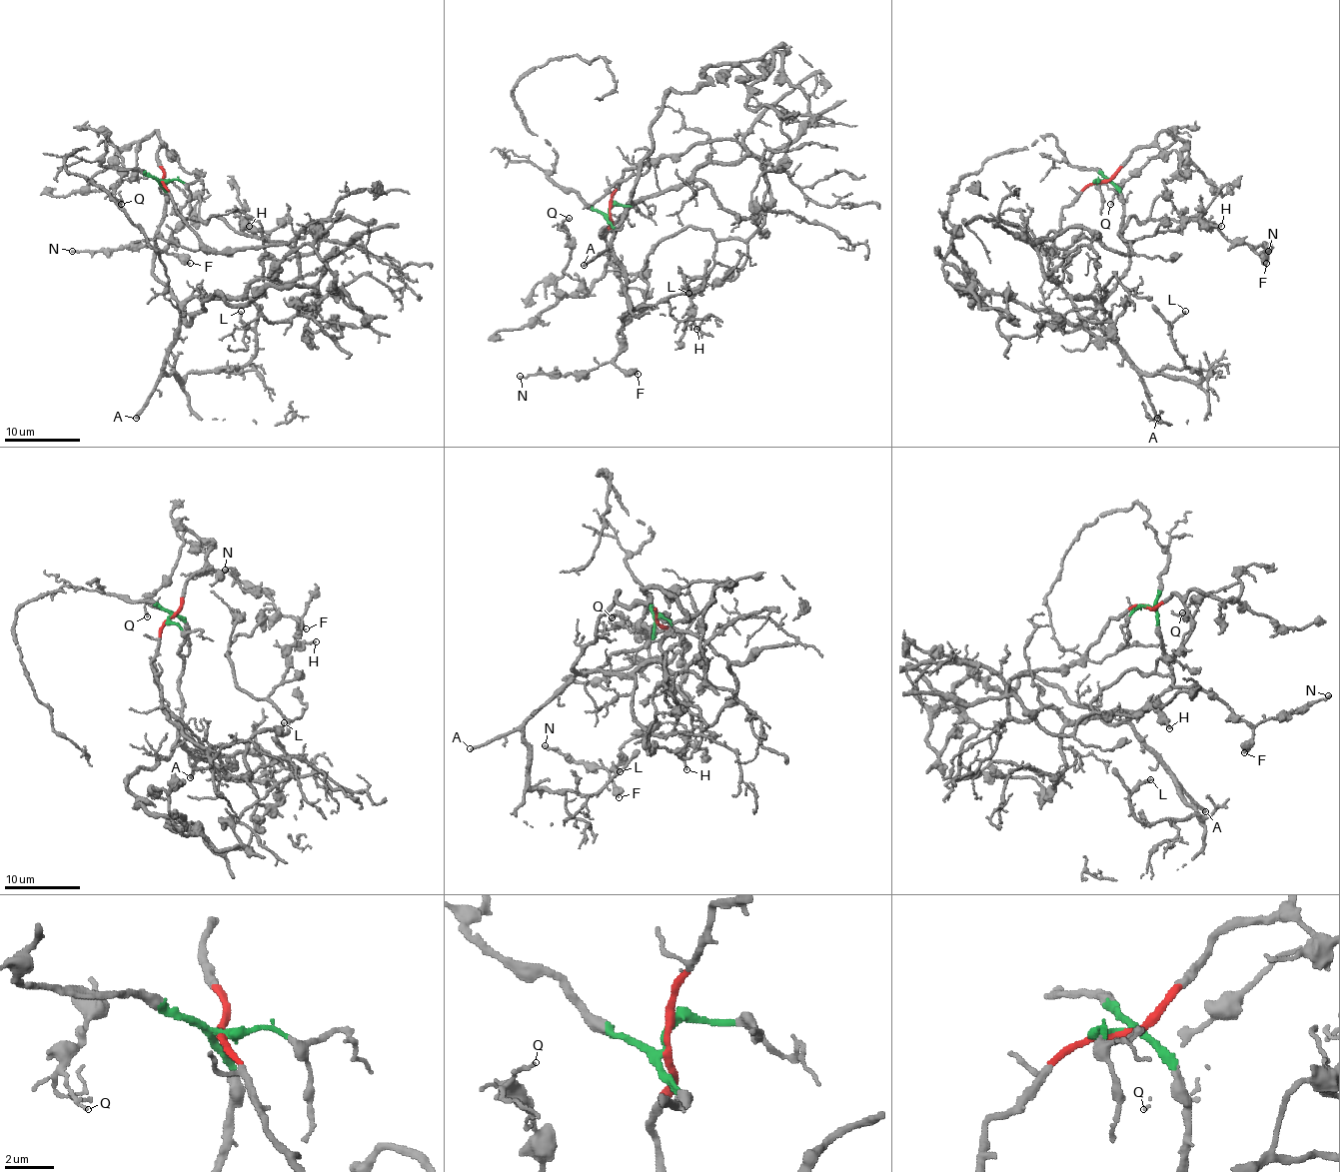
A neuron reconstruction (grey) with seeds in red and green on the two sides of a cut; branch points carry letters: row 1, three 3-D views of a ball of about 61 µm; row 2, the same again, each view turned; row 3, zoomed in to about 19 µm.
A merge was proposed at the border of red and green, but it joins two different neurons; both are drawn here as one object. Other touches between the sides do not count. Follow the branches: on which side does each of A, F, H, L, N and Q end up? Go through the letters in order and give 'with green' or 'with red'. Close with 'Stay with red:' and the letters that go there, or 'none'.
A: with green
F: with red
H: with red
L: with green
N: with red
Q: with red
Stay with red: F, H, N, Q

